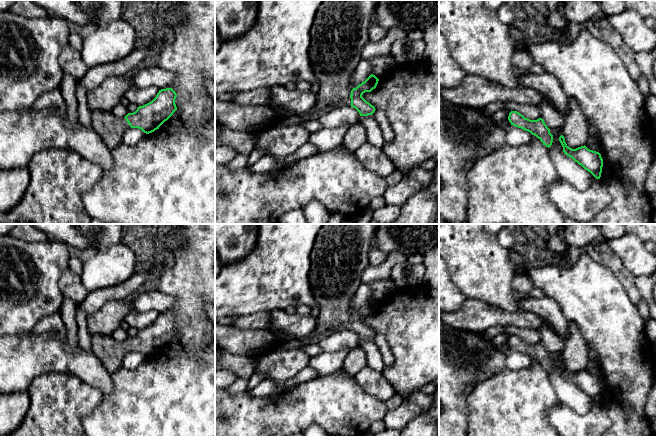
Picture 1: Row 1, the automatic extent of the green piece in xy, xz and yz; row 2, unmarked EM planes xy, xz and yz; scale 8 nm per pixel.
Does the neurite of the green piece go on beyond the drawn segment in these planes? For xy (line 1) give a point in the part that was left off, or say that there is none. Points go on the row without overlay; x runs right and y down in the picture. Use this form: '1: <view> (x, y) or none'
1: xy (110, 352)

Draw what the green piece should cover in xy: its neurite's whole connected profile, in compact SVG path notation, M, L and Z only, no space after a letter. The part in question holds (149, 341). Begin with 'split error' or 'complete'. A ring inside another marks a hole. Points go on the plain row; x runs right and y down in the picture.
split error; M172 312L161 313L151 326L139 330L124 342L114 340L111 335L94 334L91 336L92 355L113 374L121 367L124 357L130 351L141 353L146 358L159 353L177 334L176 321Z

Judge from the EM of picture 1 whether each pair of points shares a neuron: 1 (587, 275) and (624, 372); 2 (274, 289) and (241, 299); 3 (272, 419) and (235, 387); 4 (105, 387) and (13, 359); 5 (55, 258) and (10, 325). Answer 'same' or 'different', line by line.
1: same
2: same
3: different
4: same
5: same

